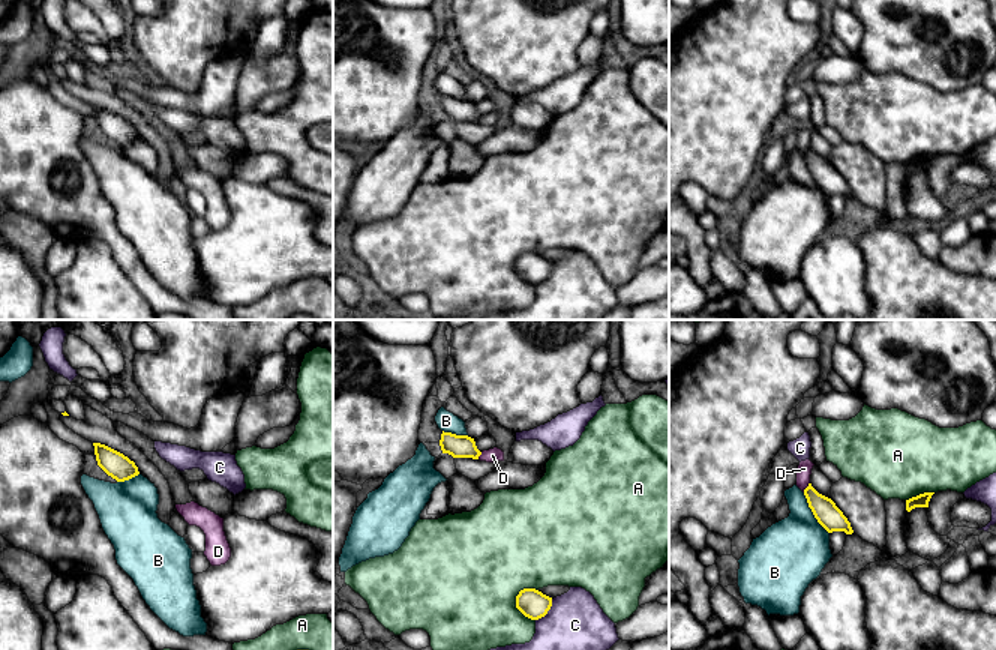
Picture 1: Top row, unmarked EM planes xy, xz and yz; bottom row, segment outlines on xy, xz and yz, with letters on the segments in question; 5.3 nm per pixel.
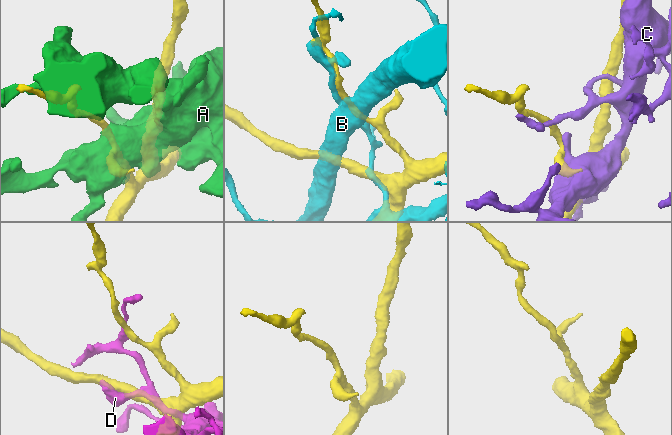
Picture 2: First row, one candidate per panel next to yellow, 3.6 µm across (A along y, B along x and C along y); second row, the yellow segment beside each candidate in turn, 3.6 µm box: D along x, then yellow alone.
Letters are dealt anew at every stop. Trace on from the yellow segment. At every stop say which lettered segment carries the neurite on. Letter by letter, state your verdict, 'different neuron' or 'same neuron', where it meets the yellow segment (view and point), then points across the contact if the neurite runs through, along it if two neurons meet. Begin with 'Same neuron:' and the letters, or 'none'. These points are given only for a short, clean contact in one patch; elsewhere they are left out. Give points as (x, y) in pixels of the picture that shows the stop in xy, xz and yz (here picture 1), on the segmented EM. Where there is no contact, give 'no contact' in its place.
Same neuron: none
A: different neuron | xz (516, 607)
B: different neuron | yz (813, 514)
C: different neuron | xz (548, 610)
D: different neuron | yz (807, 487) | along yz (809, 482), (803, 491)

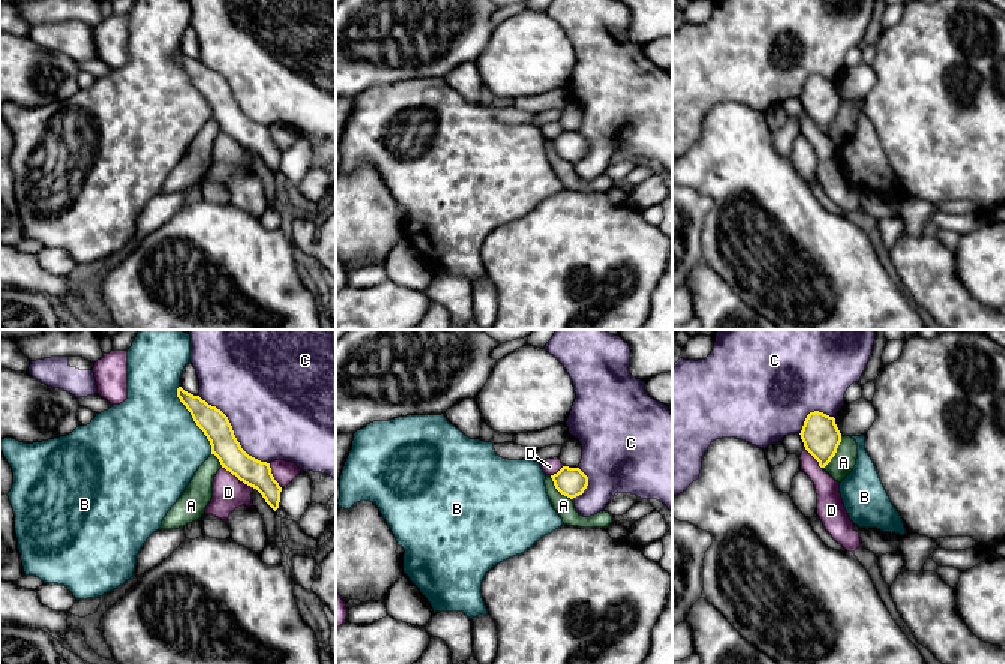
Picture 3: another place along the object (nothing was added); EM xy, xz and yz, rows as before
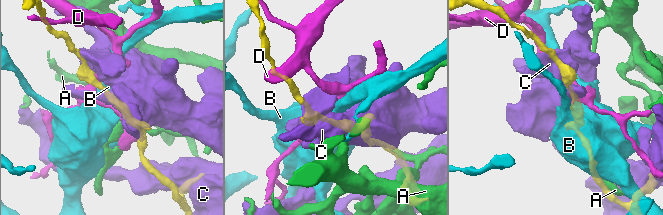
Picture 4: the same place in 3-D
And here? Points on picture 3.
Same neuron: none
A: different neuron | yz (836, 451) | along yz (842, 436), (836, 454), (822, 468)
B: different neuron | xy (194, 420)
C: different neuron | xy (233, 432)
D: different neuron | xy (239, 478)

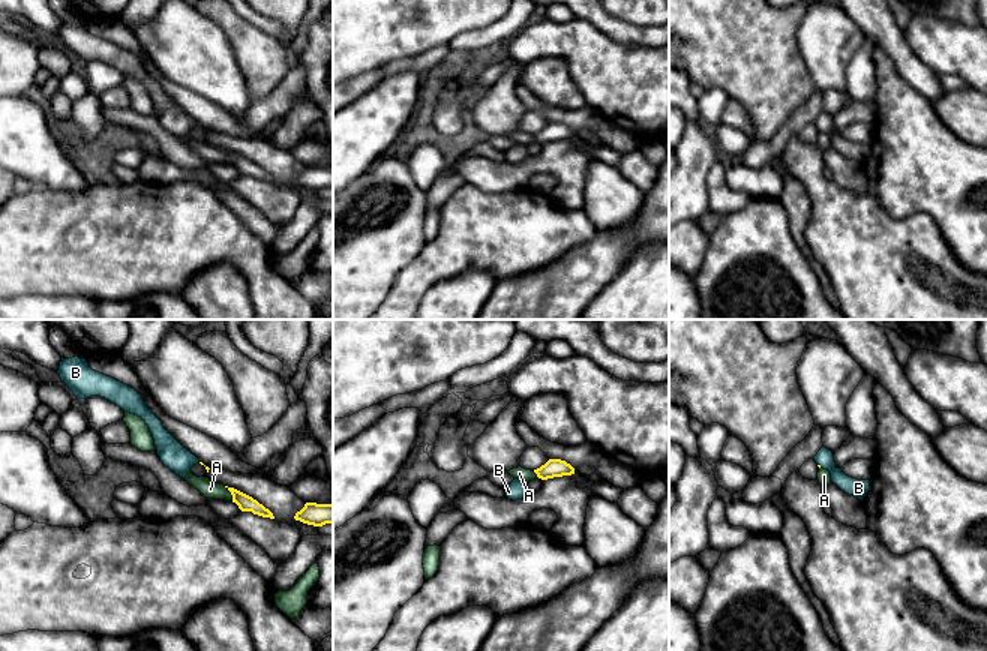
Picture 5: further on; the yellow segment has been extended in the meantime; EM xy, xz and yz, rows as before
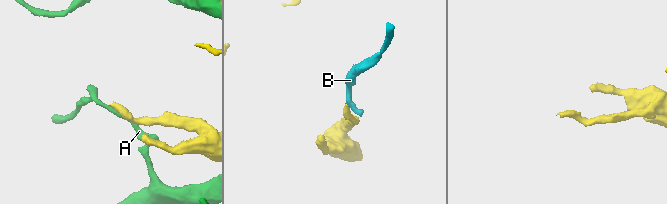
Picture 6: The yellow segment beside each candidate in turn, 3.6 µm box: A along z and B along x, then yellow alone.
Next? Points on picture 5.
Same neuron: B
A: different neuron | xy (231, 494)
B: same neuron | yz (819, 465) | across yz (818, 465), (819, 465), (858, 488)

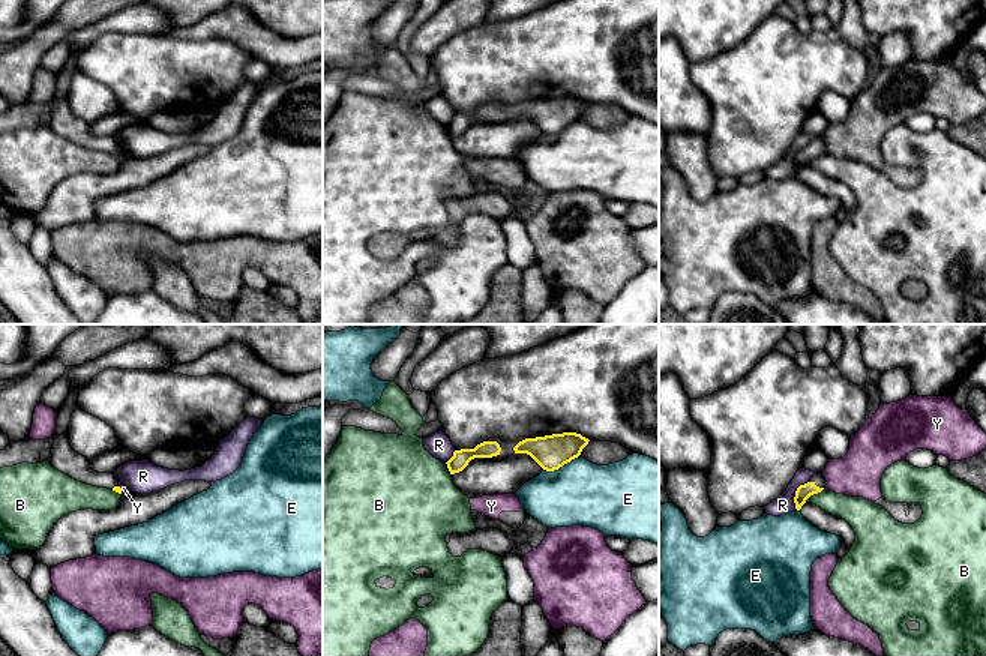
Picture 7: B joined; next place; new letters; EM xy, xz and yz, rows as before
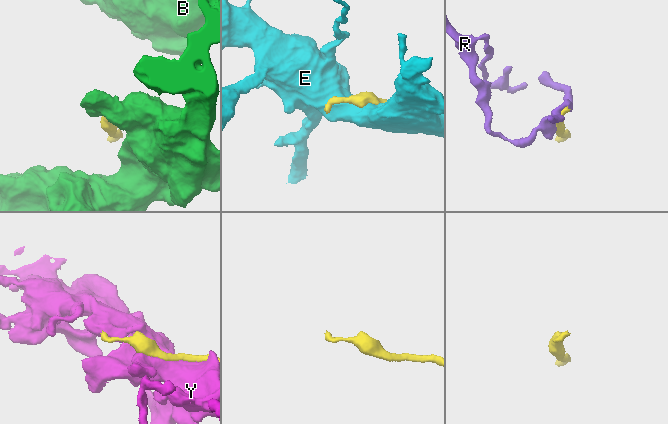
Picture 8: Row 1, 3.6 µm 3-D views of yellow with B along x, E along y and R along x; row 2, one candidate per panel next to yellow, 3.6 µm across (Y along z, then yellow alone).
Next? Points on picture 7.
Same neuron: none
B: different neuron | yz (814, 493)
E: different neuron | xz (560, 466)
R: different neuron | yz (796, 494)
Y: different neuron | xy (120, 490)

